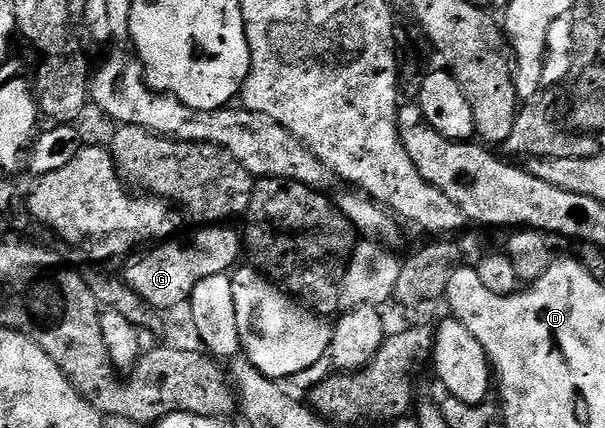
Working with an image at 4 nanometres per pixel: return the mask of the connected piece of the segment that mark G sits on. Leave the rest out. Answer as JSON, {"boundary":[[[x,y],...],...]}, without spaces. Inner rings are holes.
{"boundary":[[[212,223],[197,228],[200,229],[197,233],[192,233],[181,241],[169,239],[141,252],[131,262],[133,265],[128,270],[123,270],[124,282],[138,291],[138,295],[142,295],[150,307],[161,311],[176,309],[183,301],[184,304],[191,302],[194,287],[198,287],[202,279],[210,279],[210,275],[231,274],[241,264],[240,256],[245,256],[246,246],[241,230],[231,229],[232,227],[228,223]]]}

